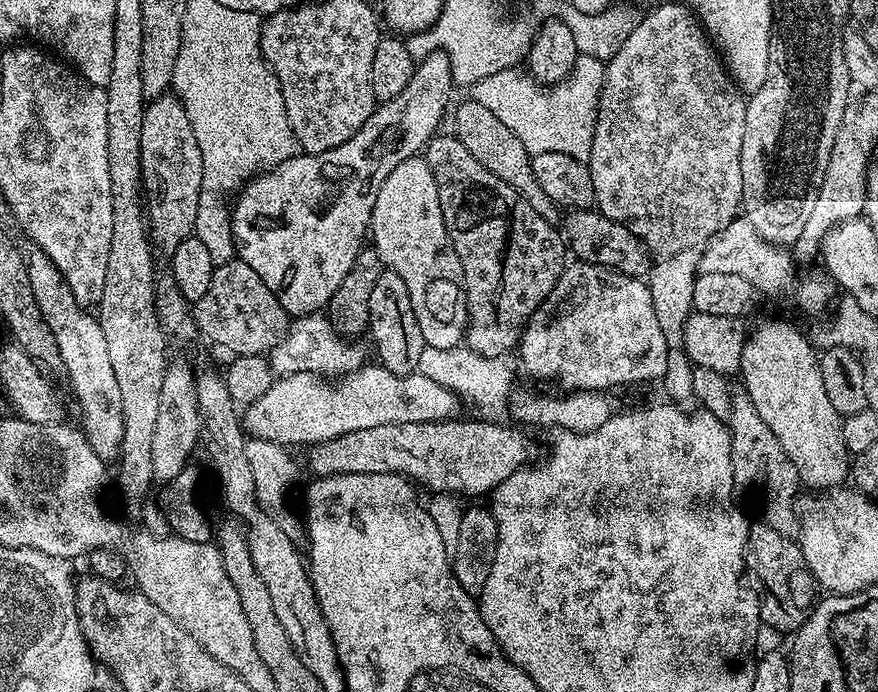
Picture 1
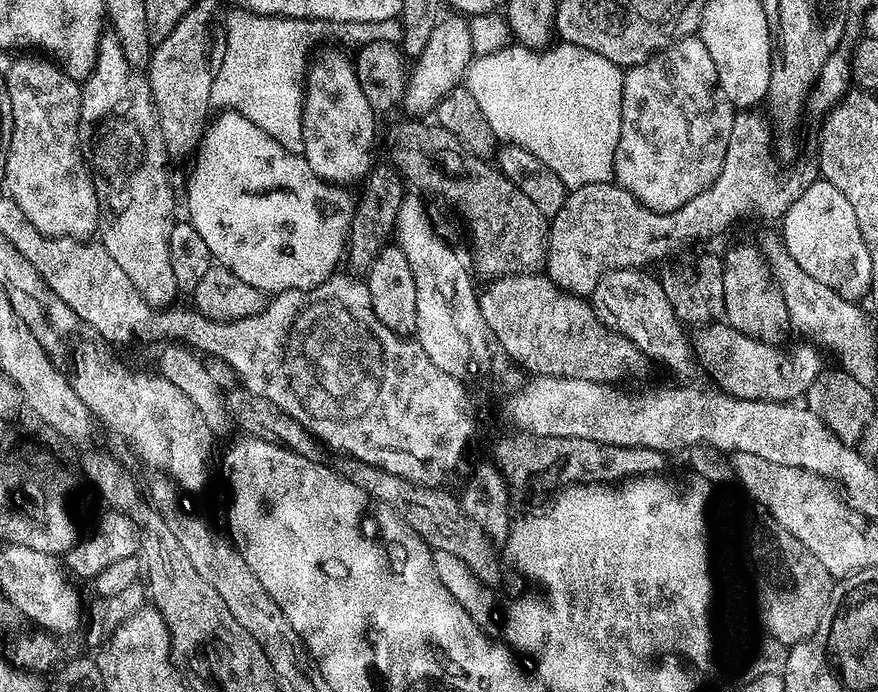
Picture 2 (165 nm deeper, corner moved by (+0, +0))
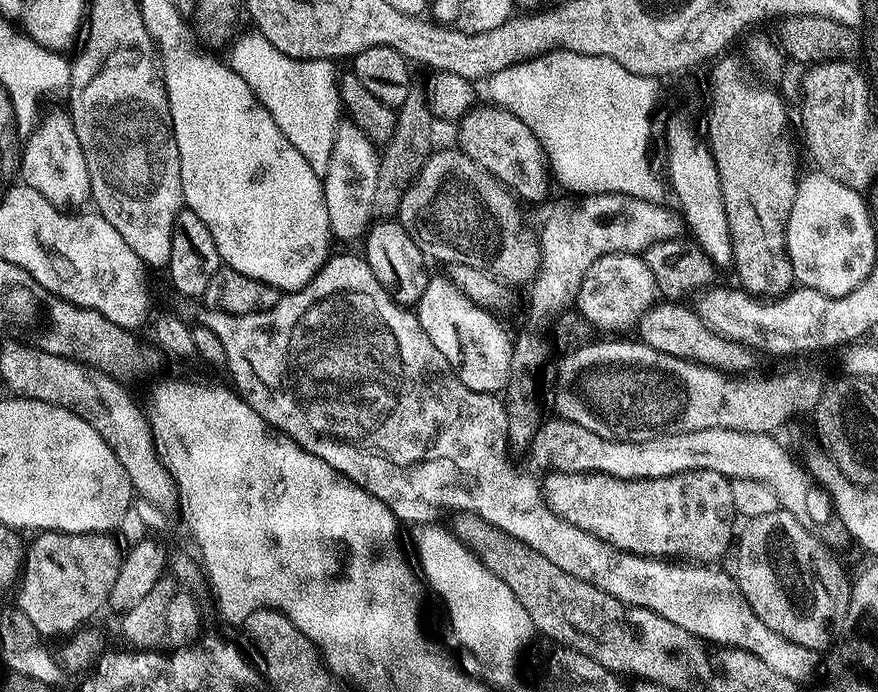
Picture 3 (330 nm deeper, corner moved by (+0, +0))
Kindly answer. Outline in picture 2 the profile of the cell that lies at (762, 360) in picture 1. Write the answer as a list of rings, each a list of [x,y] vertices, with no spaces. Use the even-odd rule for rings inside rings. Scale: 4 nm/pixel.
[[[734,248],[723,253],[724,281],[724,320],[734,330],[741,332],[751,340],[760,340],[763,344],[779,345],[784,331],[789,331],[786,302],[776,287],[772,273],[759,251],[750,248]]]

